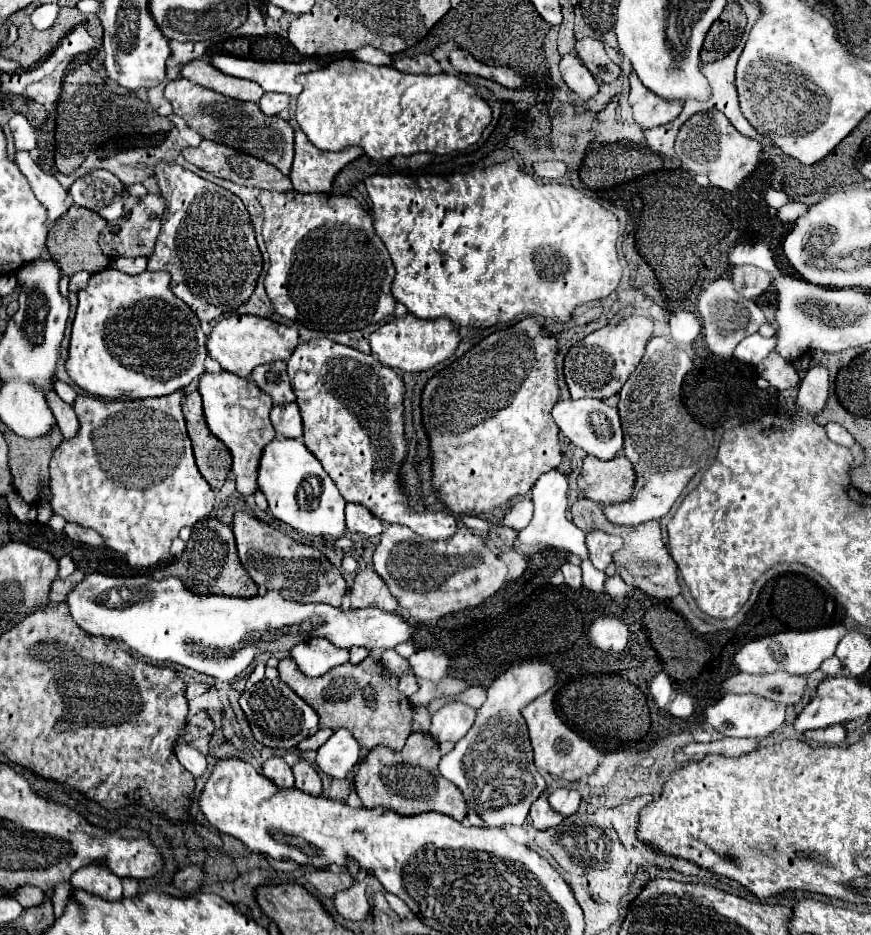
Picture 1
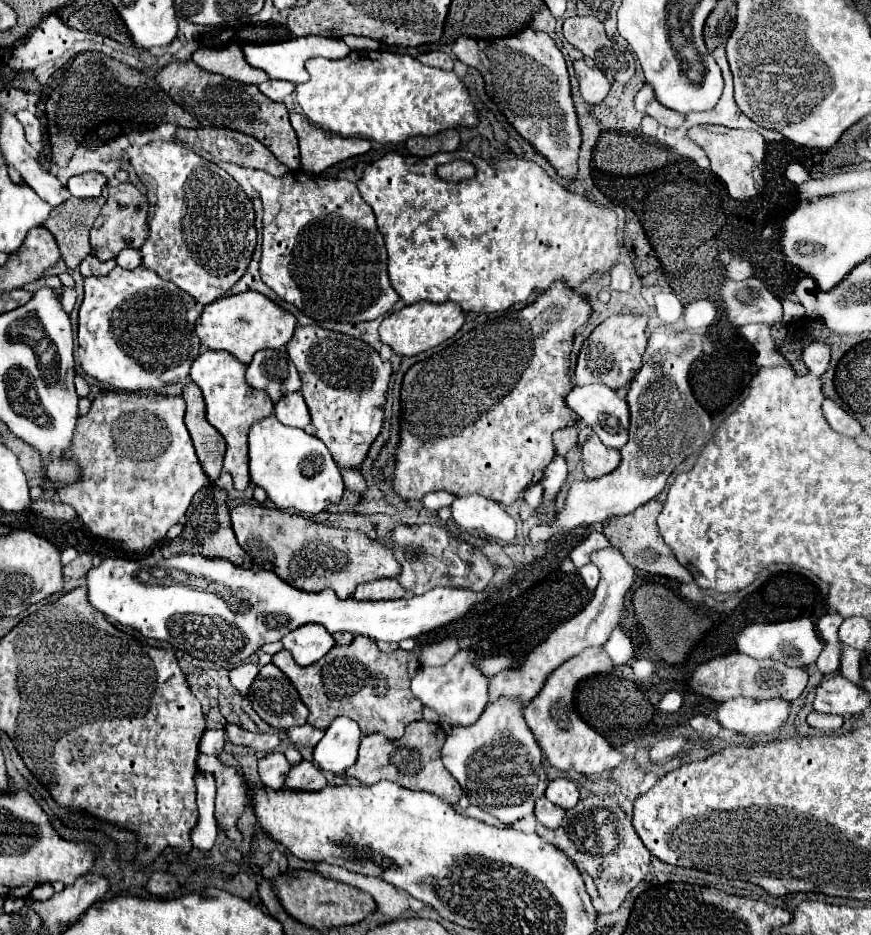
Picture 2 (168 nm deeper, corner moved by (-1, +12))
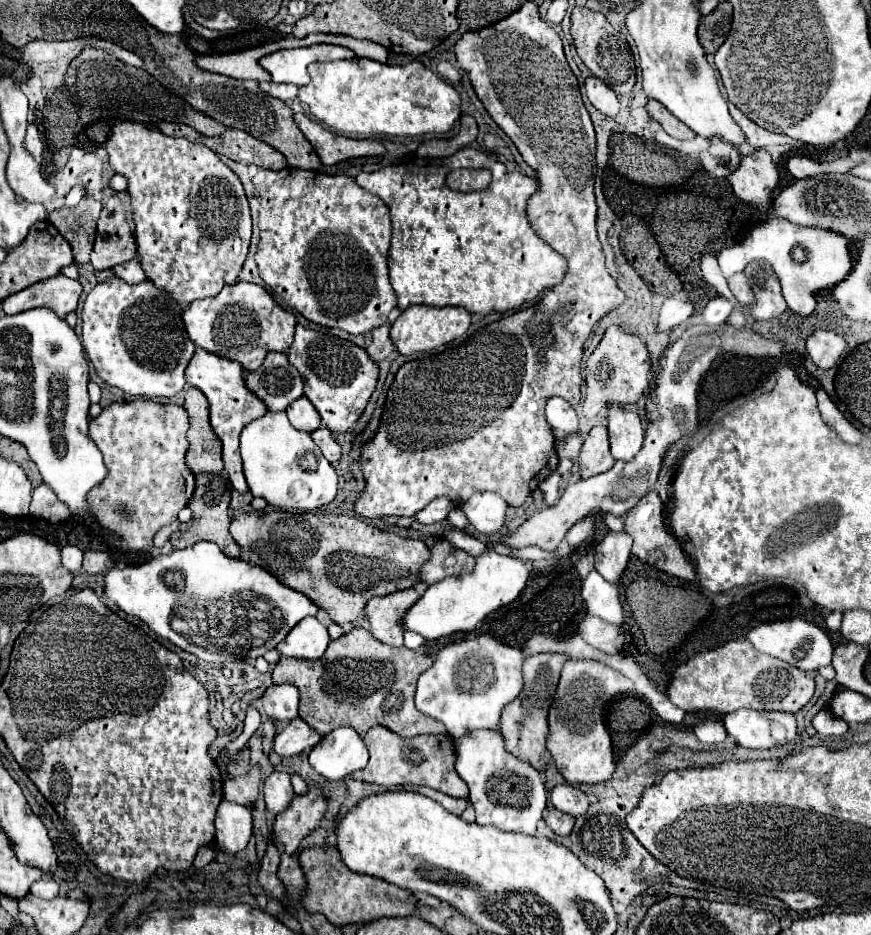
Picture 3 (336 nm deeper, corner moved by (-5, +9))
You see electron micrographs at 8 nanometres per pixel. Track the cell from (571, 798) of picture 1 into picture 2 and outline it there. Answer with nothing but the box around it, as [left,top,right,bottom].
[545,778,579,810]

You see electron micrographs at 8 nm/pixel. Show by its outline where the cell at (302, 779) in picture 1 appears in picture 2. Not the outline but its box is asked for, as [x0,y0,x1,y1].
[285,760,327,792]

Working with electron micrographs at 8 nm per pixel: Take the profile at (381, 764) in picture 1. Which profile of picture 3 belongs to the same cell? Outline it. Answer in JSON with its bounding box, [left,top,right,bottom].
[351,725,469,799]

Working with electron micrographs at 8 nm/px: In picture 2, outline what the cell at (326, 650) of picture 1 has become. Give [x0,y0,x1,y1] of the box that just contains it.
[281,624,335,666]

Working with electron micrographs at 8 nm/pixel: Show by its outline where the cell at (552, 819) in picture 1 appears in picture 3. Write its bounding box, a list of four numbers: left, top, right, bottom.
[545,809,575,835]

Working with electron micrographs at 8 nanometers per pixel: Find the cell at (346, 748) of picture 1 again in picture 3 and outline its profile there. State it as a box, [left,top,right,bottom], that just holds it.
[309,727,369,781]

